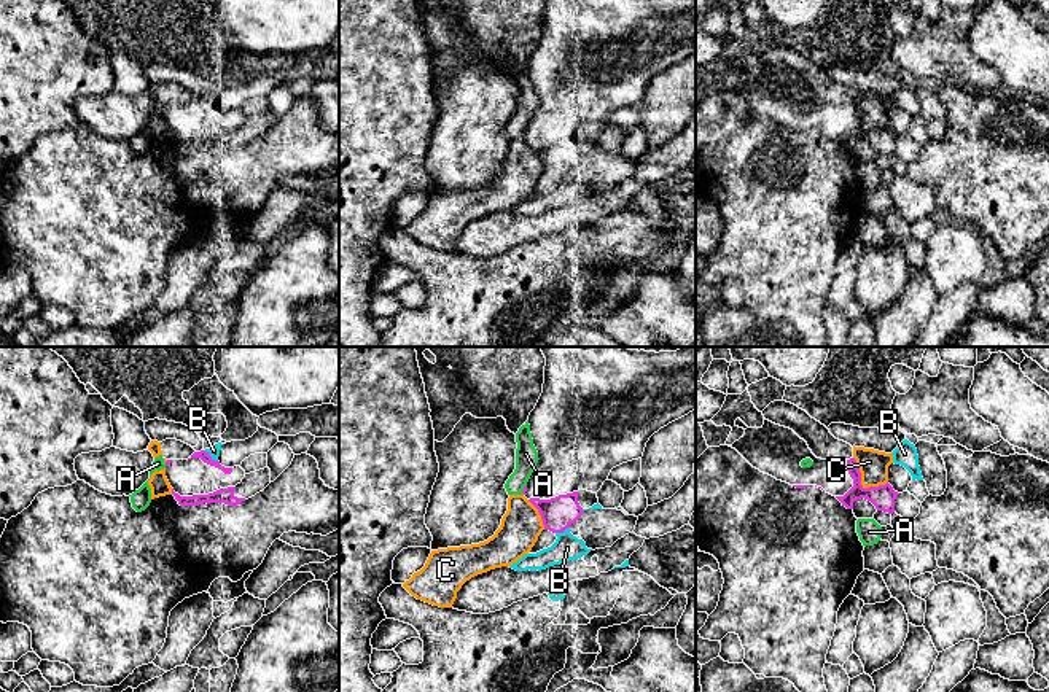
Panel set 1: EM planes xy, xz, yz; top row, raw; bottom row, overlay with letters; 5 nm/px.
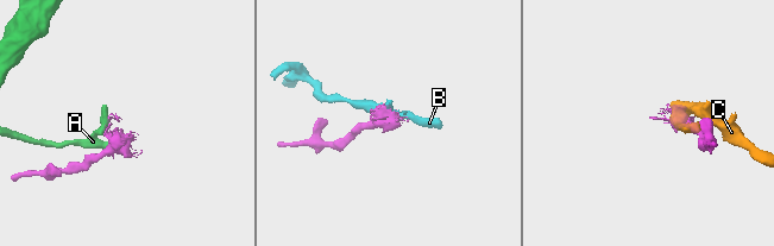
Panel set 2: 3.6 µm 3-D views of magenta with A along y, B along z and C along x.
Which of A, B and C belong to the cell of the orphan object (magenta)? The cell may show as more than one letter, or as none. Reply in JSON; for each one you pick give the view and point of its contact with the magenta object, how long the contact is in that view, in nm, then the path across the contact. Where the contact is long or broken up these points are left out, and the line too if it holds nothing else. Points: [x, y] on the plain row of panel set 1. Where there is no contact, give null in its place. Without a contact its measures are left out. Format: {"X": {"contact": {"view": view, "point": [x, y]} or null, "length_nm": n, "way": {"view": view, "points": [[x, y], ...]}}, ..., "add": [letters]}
{"add": []}

